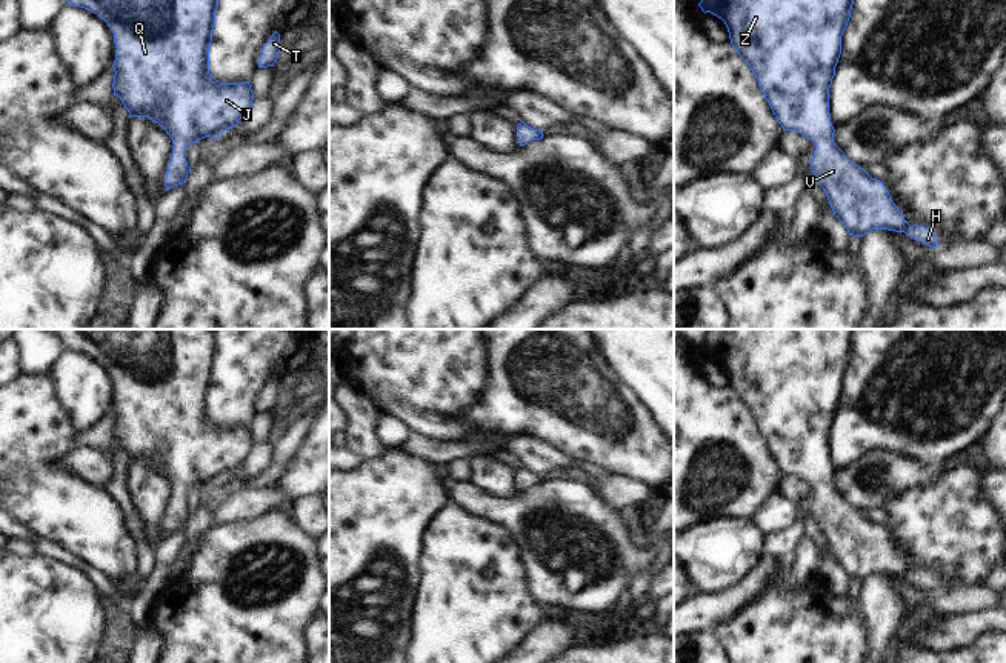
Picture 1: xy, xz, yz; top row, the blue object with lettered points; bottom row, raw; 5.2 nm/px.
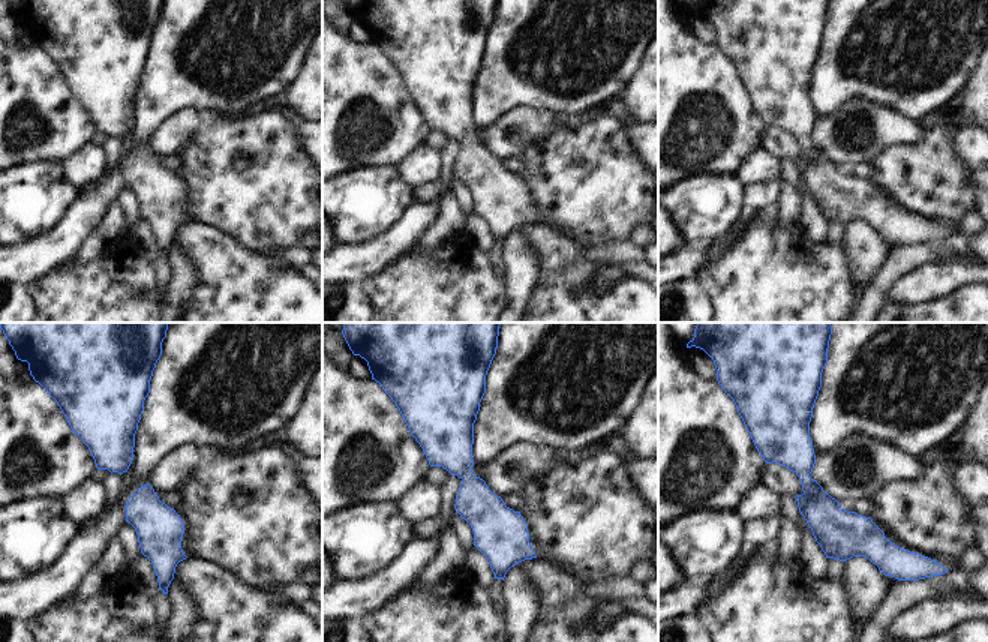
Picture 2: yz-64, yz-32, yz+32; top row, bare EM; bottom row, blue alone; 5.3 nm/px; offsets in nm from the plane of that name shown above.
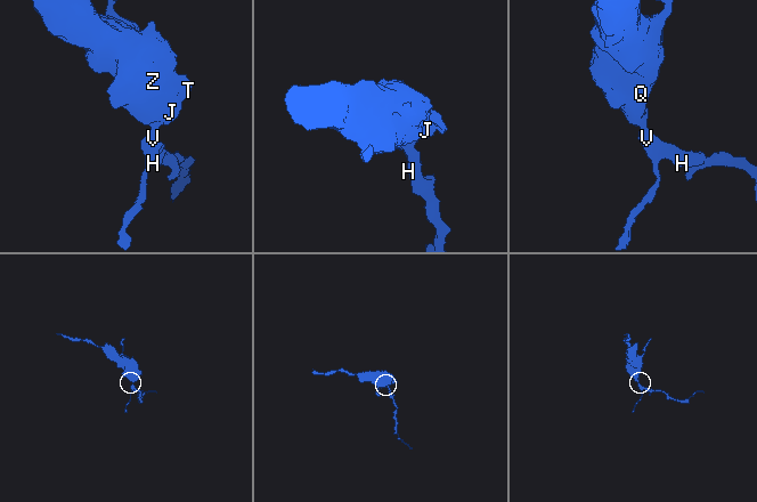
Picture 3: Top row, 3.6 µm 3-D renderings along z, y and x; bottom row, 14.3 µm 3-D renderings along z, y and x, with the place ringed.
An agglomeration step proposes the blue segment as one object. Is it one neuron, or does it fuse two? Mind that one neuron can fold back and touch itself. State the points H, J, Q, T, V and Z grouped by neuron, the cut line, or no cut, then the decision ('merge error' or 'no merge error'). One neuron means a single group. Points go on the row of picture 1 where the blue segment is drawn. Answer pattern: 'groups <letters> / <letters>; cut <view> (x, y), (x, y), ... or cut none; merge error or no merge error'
groups H J Q T V Z; cut none; no merge error

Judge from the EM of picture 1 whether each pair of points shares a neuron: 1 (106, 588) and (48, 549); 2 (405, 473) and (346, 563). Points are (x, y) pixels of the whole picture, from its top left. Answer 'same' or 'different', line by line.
1: same
2: same

